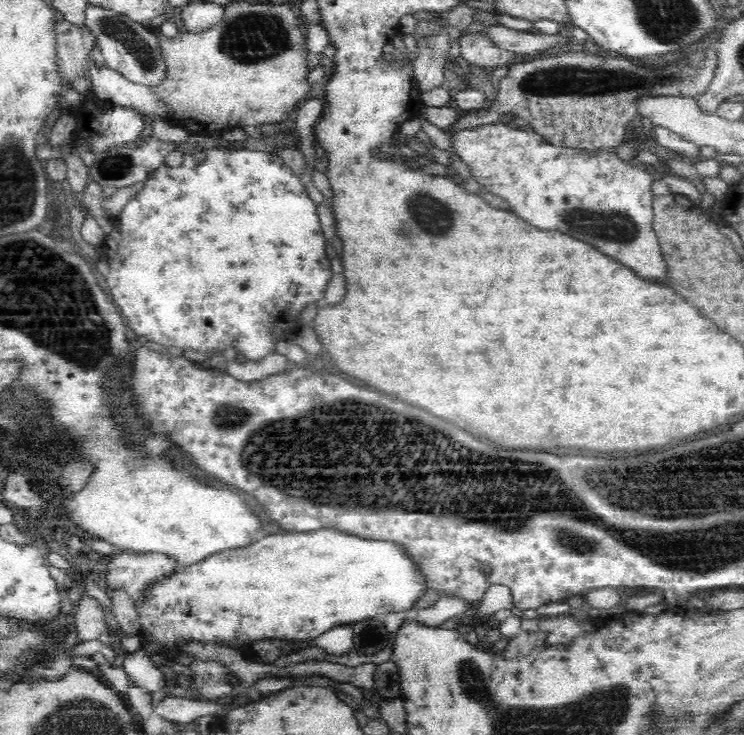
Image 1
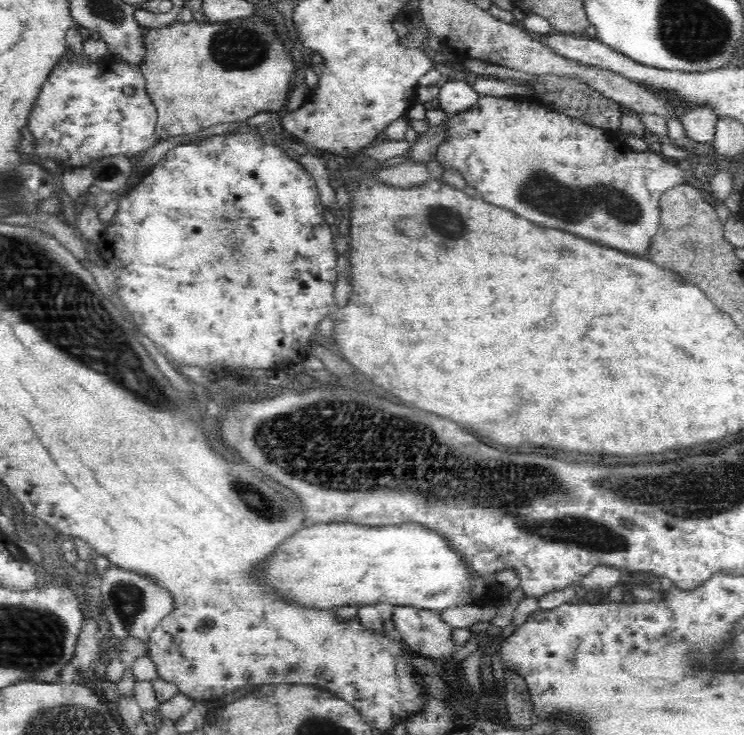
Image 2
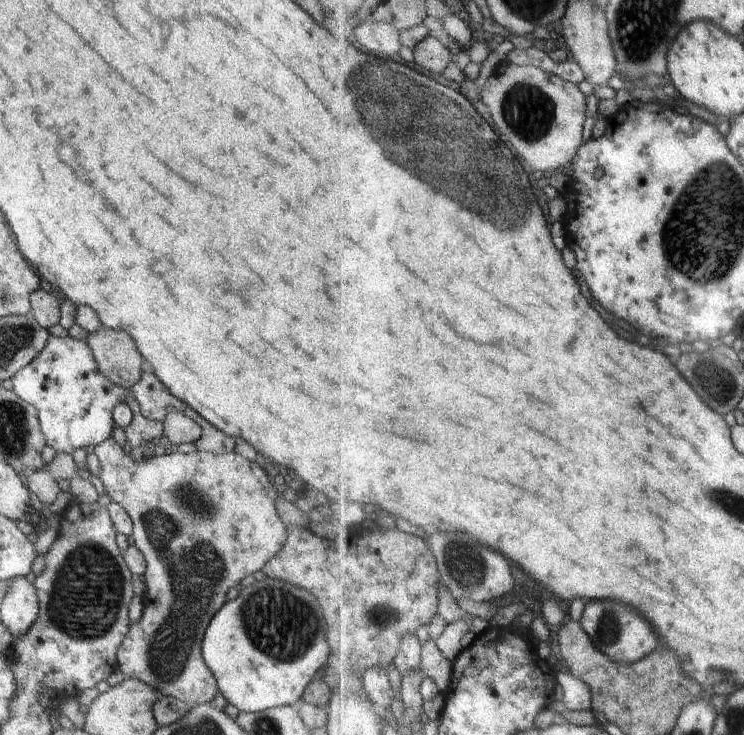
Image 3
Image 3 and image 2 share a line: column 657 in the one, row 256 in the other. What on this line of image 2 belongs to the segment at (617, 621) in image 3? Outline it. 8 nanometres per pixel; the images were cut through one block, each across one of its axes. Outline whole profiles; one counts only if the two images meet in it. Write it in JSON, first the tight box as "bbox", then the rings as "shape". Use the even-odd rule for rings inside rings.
{"bbox":[436,95,705,260],"shape":[[[482,95],[470,110],[453,117],[450,115],[449,124],[448,142],[440,146],[436,160],[445,169],[456,168],[467,184],[477,190],[482,201],[508,208],[512,214],[538,226],[558,228],[634,258],[648,260],[652,238],[659,228],[659,200],[665,190],[682,184],[684,180],[690,180],[697,188],[705,188],[702,176],[664,161],[664,156],[658,155],[654,148],[647,152],[633,151],[625,142],[604,130],[581,124],[557,112],[545,112],[527,100]]]}

